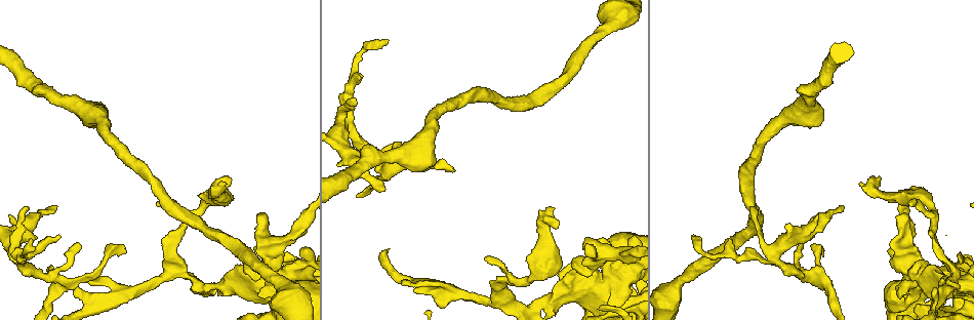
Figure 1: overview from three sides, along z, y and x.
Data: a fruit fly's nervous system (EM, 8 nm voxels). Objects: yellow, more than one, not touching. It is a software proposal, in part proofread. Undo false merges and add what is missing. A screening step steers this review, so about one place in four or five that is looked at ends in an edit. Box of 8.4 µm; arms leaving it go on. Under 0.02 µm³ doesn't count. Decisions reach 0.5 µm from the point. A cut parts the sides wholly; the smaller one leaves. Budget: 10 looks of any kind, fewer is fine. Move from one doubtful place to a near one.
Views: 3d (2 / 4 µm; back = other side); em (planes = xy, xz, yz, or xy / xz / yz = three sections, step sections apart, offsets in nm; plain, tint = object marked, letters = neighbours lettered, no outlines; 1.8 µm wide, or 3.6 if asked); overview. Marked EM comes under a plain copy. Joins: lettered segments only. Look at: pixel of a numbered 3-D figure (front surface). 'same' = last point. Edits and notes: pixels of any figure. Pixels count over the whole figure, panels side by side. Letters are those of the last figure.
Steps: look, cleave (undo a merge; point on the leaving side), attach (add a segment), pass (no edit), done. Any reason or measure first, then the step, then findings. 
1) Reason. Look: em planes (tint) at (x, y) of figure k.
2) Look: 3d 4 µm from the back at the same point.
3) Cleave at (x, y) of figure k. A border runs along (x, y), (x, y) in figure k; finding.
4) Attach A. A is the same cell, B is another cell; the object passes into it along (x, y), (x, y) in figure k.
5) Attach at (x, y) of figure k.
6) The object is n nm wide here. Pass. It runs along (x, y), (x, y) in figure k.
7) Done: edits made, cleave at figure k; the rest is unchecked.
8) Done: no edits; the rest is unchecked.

Free end. Look: em xy step 16 (letters) at (357, 102) of figure 1.

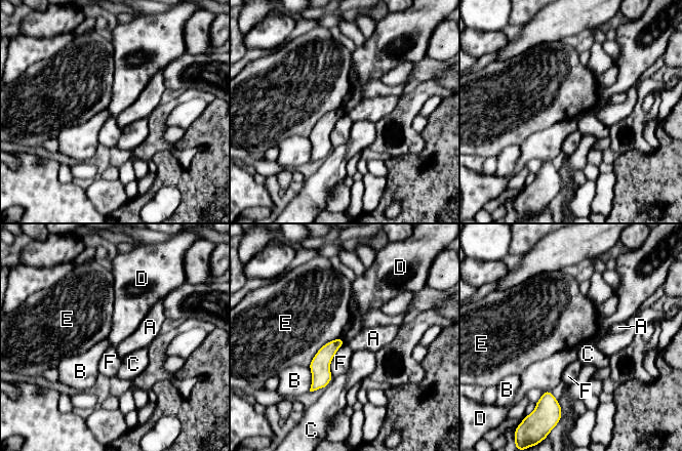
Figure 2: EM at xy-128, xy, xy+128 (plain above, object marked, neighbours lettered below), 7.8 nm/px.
Cut it another way. Look: em planes (letters) at the same point.

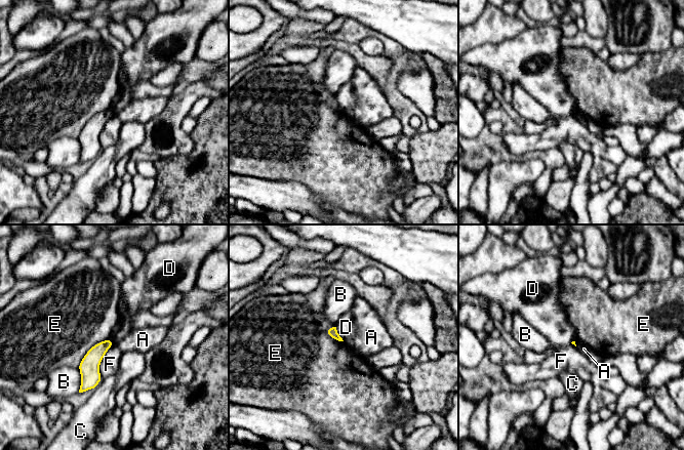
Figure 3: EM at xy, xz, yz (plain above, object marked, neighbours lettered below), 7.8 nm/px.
Pass. A, B, C, D, E and F are other cells; no lettered segment goes on from it.

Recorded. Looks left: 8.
Look: 3d 2 µm at (55, 205) of figure 1.

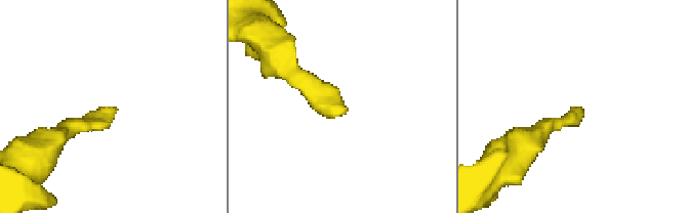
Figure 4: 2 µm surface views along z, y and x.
Shape alone is not enough. Look: em xy step 8 (tint) at (105, 106) of figure 4.

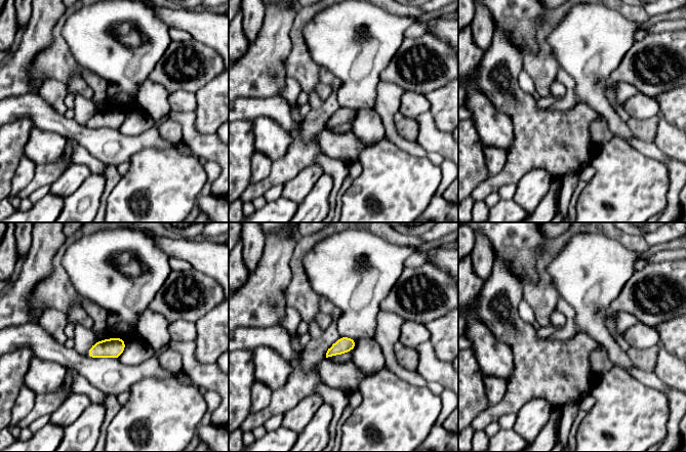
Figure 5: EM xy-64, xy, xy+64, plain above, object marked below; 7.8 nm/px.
Another direction. Look: em yz step 8 (letters) at the same point.

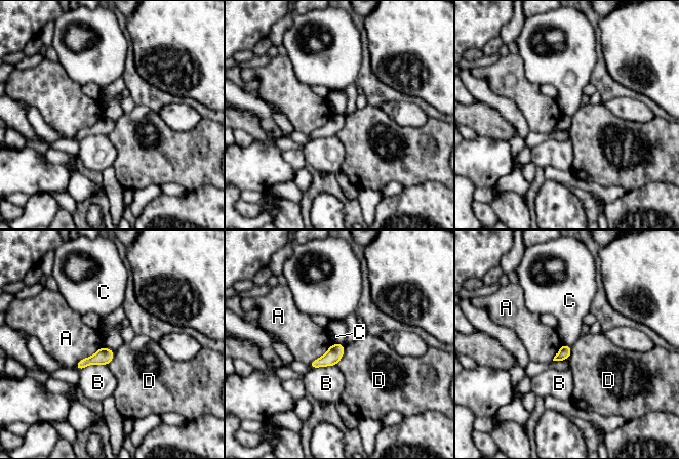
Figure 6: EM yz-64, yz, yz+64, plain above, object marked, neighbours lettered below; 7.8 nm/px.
Pass. A, B, C and D are other cells; a border runs along (344, 343), (332, 344) in figure 6; no lettered segment goes on from it.

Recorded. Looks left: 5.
Long arm stops here. Look: 3d 4 µm at (57, 237) of figure 1.

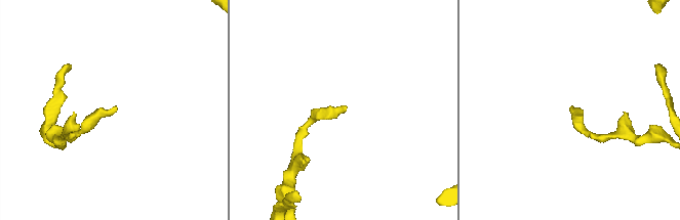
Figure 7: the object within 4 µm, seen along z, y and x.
Need the tissue. Look: em xz step 8 (letters) at (345, 108) of figure 7.

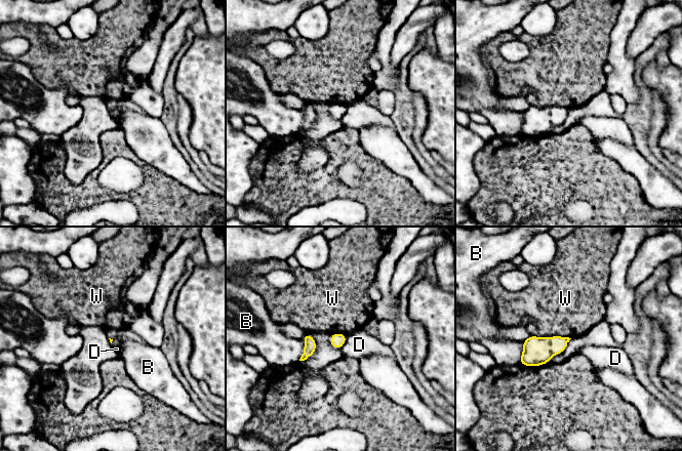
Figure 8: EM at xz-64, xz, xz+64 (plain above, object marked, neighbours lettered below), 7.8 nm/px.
Pass. B, D and W are other cells; a border runs along (347, 335), (346, 342), (339, 349) in figure 8; no lettered segment goes on from it.

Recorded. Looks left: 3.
Sudden change in width. Look: 3d 4 µm at (675, 284) of figure 1.

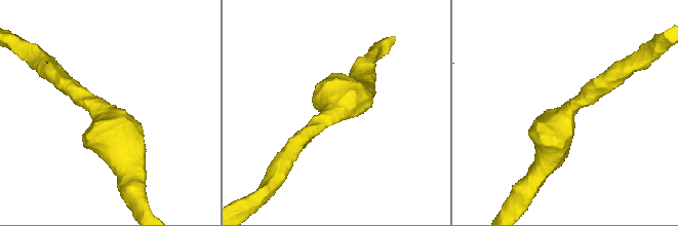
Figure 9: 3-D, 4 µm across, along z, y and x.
The arms are 260, 700 nm wide. Look: em xz step 16 (tint) at (567, 111) of figure 9.

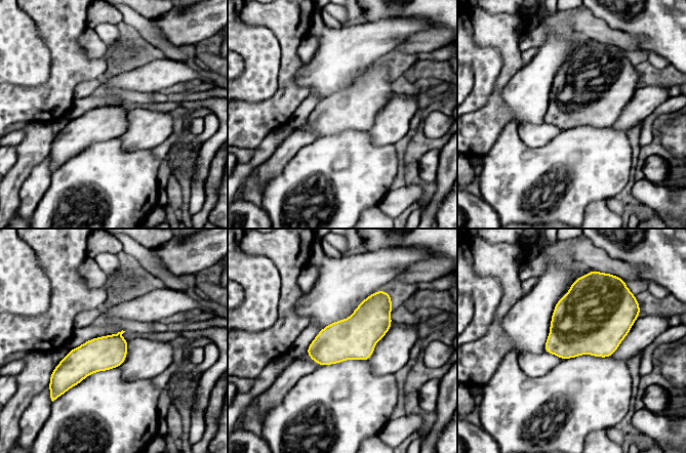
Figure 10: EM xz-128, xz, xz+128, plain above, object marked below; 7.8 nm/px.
Look: em planes (letters) at the same point.

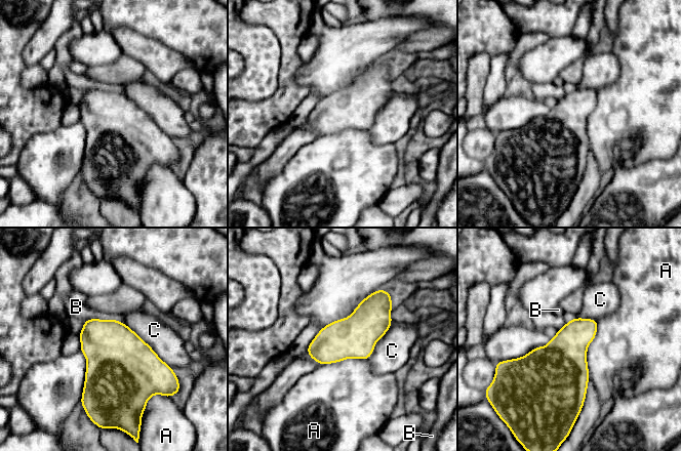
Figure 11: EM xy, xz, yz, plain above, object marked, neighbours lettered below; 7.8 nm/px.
Pass. A, B and C are other cells; a border runs along (598, 321), (587, 352), (589, 378) in figure 11; continuous, no second neuron.

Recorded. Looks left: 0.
Done: no edits; the rest is unchecked.

